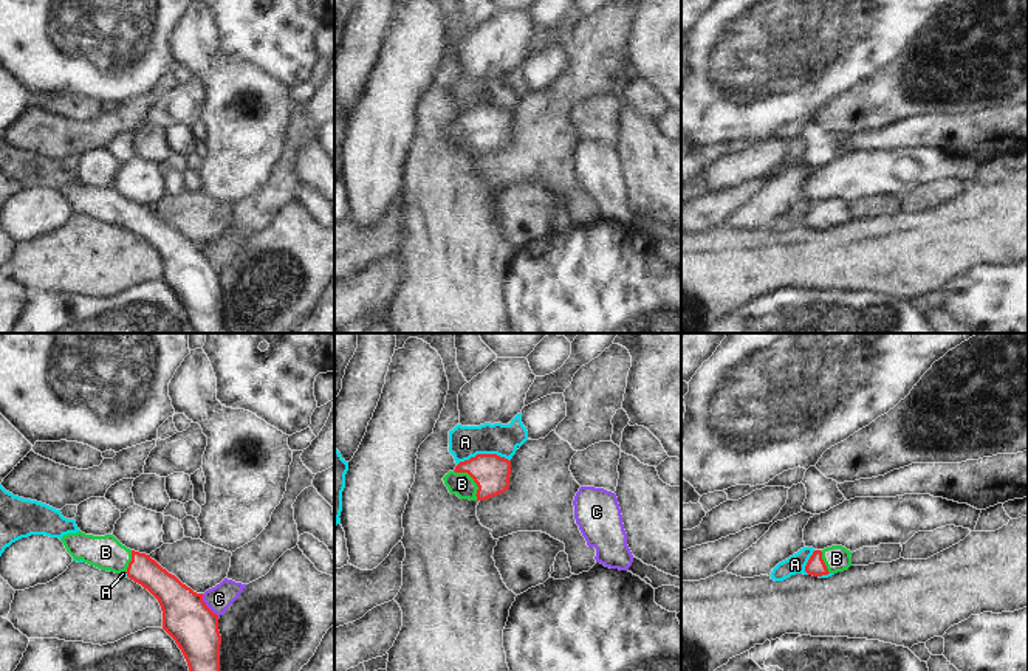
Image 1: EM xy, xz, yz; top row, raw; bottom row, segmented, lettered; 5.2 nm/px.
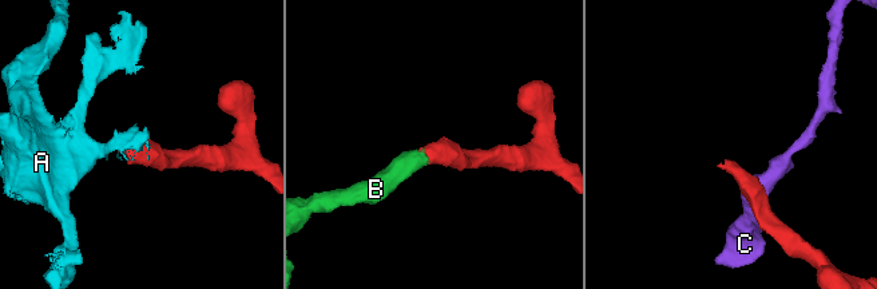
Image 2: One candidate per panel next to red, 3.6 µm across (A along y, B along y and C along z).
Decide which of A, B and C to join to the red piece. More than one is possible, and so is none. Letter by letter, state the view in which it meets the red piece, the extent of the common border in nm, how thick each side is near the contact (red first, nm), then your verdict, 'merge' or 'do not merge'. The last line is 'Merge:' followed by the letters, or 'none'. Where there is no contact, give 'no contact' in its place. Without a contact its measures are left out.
A: contact in xz; length 280 nm; calibres 190 and 170 nm; do not merge
B: contact in xz; length 200 nm; calibres 190 and 120 nm; merge
C: contact in xy; length 150 nm; calibres 240 and 140 nm; do not merge
Merge: B

